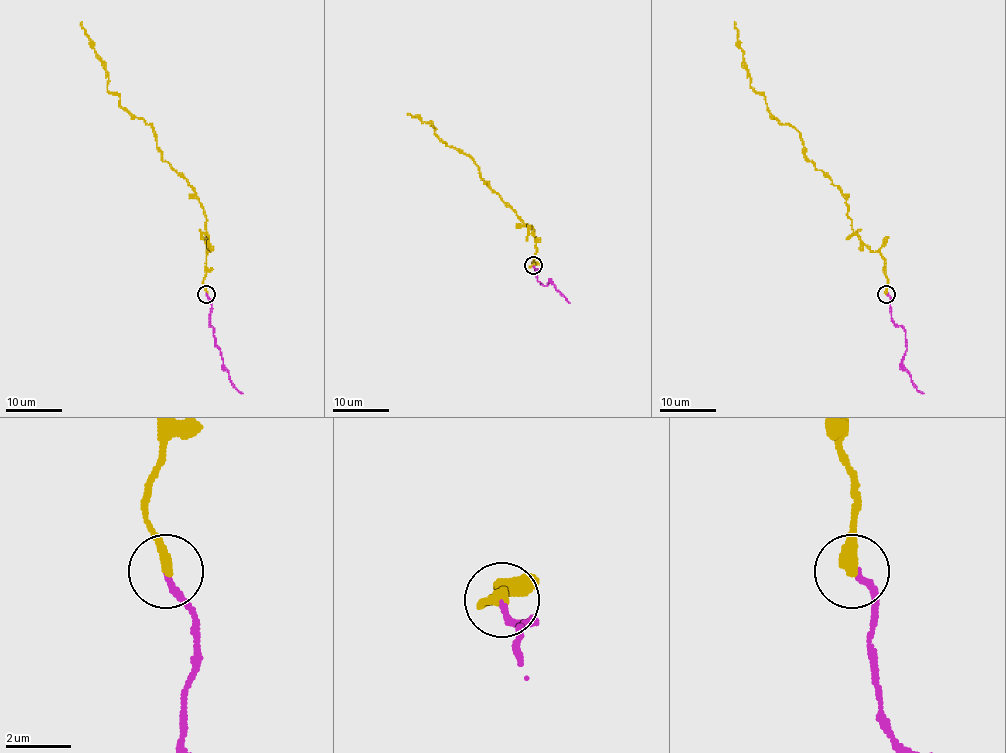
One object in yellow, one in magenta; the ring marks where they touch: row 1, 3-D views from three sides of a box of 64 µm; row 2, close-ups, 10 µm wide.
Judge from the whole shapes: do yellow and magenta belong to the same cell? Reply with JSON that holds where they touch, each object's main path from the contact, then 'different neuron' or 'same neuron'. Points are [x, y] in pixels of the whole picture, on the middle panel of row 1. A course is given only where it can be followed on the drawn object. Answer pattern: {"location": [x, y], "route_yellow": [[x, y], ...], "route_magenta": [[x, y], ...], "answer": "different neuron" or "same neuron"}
{"location": [533, 265], "route_yellow": [[533, 266], [536, 239], [530, 226], [483, 182], [469, 156], [447, 146], [428, 122], [408, 113]], "route_magenta": [[533, 266], [539, 269], [540, 284], [546, 286], [550, 281], [570, 303]], "answer": "same neuron"}

